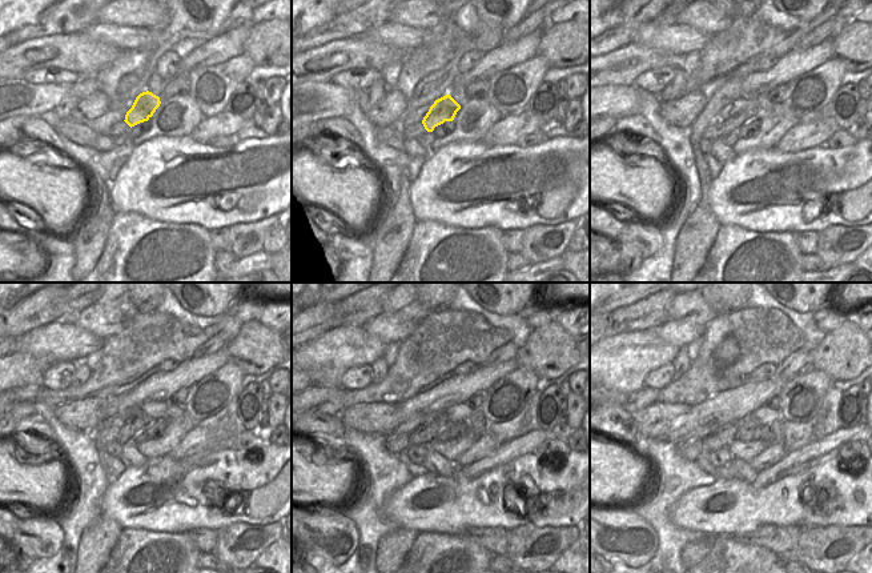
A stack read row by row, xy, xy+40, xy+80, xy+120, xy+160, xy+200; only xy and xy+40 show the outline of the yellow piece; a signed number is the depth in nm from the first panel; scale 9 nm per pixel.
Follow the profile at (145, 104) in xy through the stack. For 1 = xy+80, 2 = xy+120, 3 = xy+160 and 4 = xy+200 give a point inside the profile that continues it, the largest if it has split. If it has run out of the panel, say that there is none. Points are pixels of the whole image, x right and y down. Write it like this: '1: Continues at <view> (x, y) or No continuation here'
1: Continues at xy+80 (736, 116)
2: Continues at xy+120 (135, 423)
3: Continues at xy+160 (430, 428)
4: Continues at xy+200 (723, 436)

